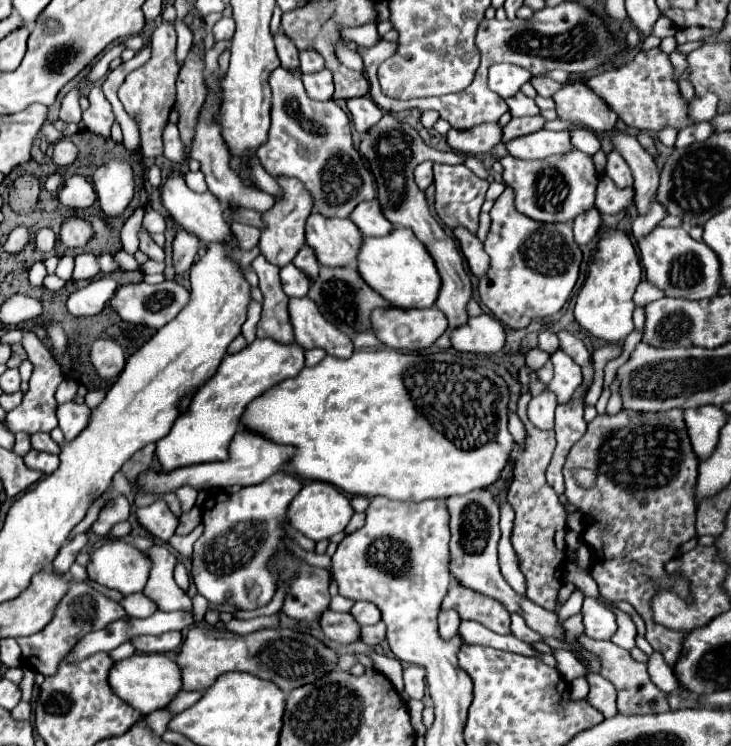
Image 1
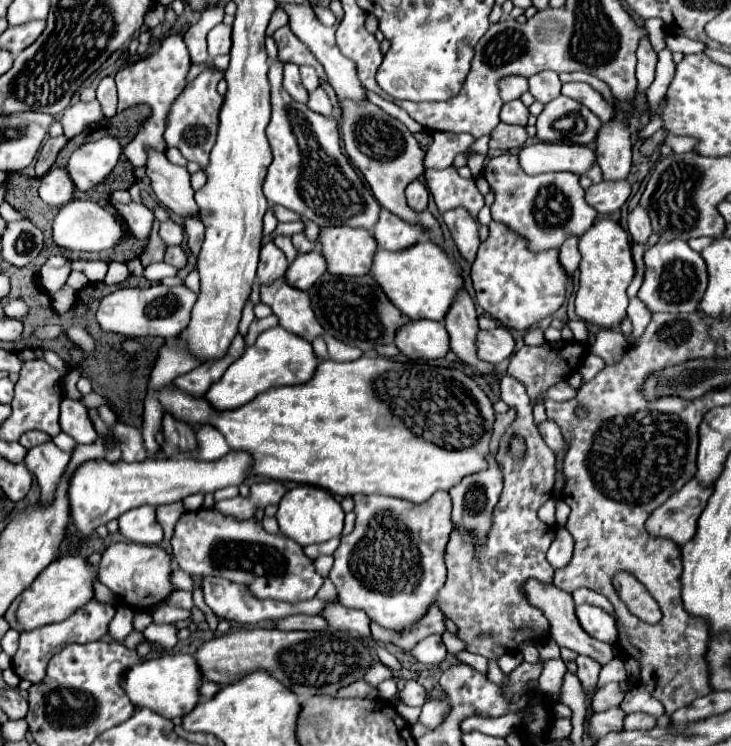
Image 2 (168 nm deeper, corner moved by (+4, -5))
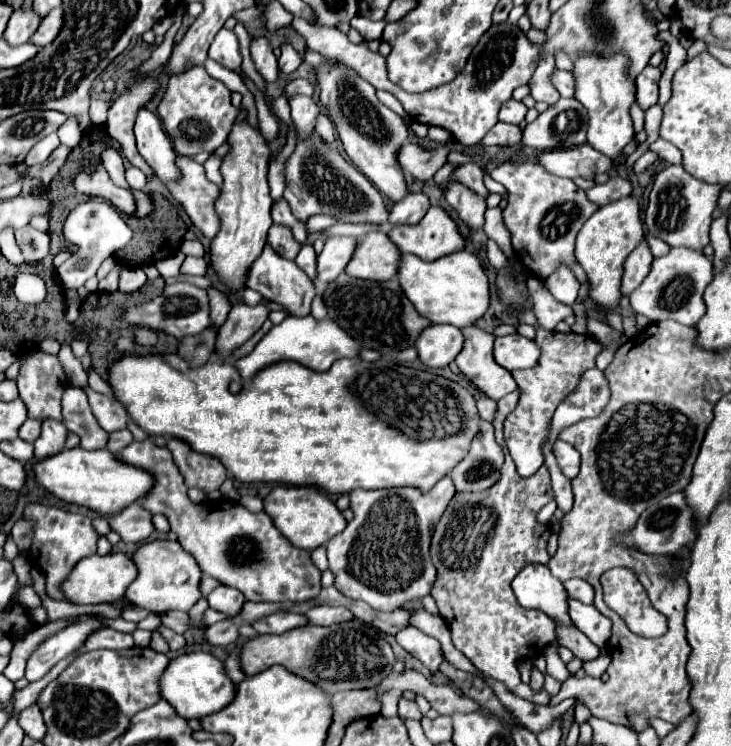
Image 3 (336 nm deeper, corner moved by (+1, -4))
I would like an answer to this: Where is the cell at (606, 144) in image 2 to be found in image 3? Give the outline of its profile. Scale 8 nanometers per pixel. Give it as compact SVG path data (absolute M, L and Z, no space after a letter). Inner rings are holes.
M614 55L610 59L600 59L600 57L580 57L574 61L574 77L576 77L576 99L588 109L590 117L590 127L588 127L588 143L598 149L600 153L608 155L610 159L618 159L622 155L624 145L628 145L634 139L634 129L632 129L632 119L630 119L630 105L634 101L634 81L626 75L626 65L628 59L624 55Z

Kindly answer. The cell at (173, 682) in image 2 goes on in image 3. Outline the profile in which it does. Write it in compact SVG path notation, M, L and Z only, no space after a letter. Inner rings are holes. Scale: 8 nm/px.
M204 651L186 653L172 659L164 669L164 673L160 675L158 687L162 699L168 701L176 709L176 713L184 719L192 719L192 717L202 719L204 715L216 713L224 705L228 705L228 701L232 701L234 695L234 683L226 677L222 663L214 655Z

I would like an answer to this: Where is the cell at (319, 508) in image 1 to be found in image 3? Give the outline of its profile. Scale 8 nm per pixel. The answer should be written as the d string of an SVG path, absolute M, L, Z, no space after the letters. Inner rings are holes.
M274 487L264 499L264 511L270 515L278 531L288 541L292 541L294 547L302 547L308 551L326 545L336 533L346 527L346 519L342 517L340 509L318 487Z

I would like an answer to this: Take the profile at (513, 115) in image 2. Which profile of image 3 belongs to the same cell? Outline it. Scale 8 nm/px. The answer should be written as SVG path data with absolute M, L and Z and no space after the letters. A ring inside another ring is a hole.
M510 99L508 103L504 103L504 107L500 109L500 115L498 119L504 121L504 123L512 123L512 125L520 125L524 121L524 115L526 115L526 105L522 101L514 101Z

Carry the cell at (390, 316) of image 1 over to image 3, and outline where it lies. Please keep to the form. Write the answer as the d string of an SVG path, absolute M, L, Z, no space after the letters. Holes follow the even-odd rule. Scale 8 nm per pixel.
M430 325L416 339L418 359L426 367L446 367L462 351L462 331L452 325Z

